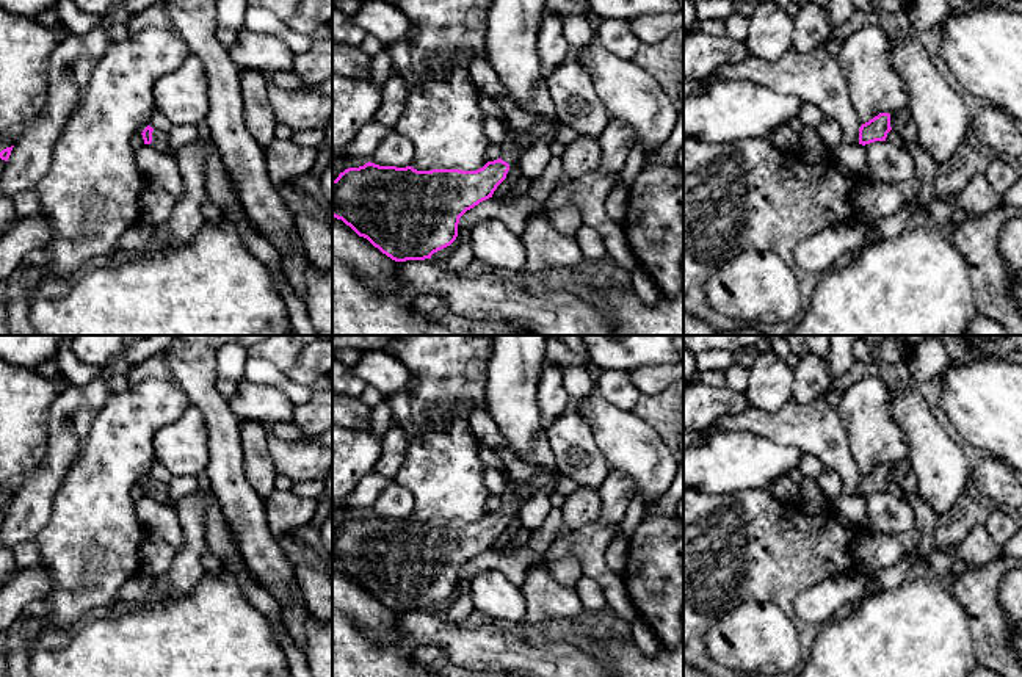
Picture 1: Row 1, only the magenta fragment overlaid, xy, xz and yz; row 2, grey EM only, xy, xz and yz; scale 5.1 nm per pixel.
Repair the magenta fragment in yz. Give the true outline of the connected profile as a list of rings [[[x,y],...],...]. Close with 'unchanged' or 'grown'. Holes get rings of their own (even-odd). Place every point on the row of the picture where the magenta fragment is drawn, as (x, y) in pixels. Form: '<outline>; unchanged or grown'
[[[879,113],[859,129],[859,144],[865,146],[875,141],[886,141],[890,127],[890,114]]]; unchanged

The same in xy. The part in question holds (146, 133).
[[[147,125],[141,135],[143,135],[144,144],[150,144],[158,152],[165,152],[171,149],[168,133],[161,130],[157,130]]]; grown

